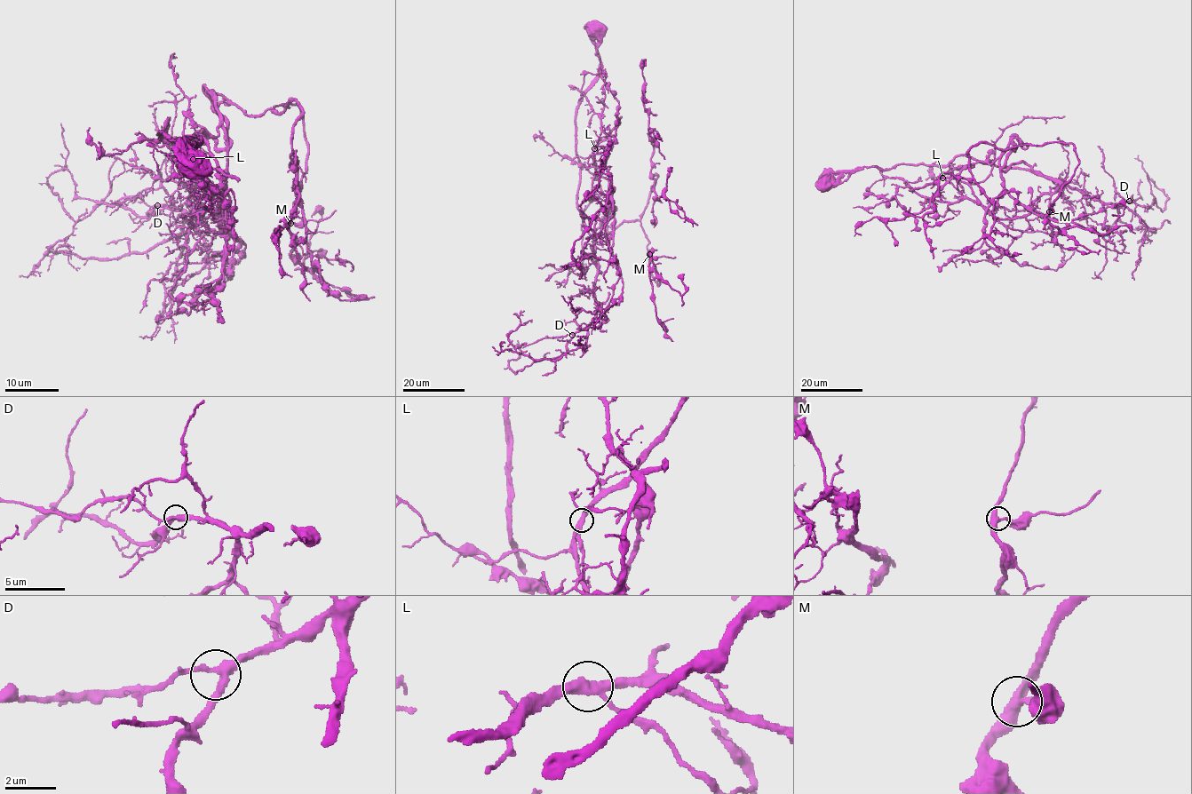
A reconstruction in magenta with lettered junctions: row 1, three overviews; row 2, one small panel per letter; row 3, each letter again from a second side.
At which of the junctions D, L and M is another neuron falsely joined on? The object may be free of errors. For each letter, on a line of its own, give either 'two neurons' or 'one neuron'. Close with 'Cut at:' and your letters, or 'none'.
D: one neuron
L: two neurons
M: one neuron
Cut at: L

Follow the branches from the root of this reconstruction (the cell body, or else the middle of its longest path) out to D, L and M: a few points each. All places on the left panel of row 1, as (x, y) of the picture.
D: (192, 165), (186, 146), (201, 140), (161, 137), (167, 120), (164, 140), (199, 165), (198, 210), (157, 205)
L: (192, 165), (201, 140), (161, 137), (167, 120), (190, 149), (226, 132), (155, 144), (193, 158)
M: (192, 165), (196, 137), (158, 134), (226, 148), (210, 92), (296, 104), (290, 222)

